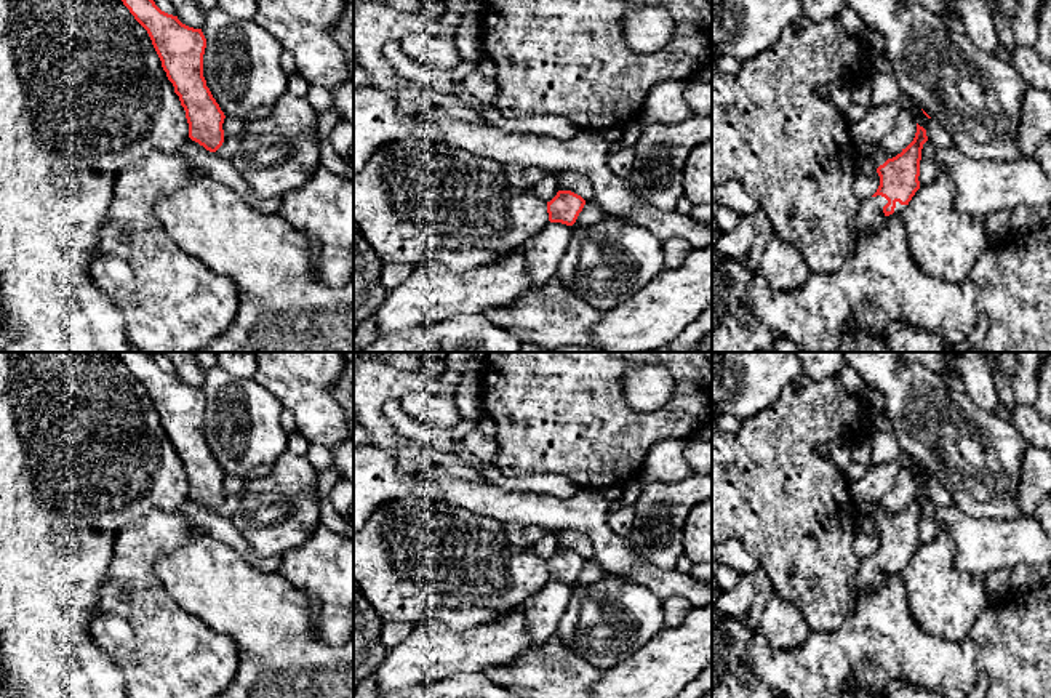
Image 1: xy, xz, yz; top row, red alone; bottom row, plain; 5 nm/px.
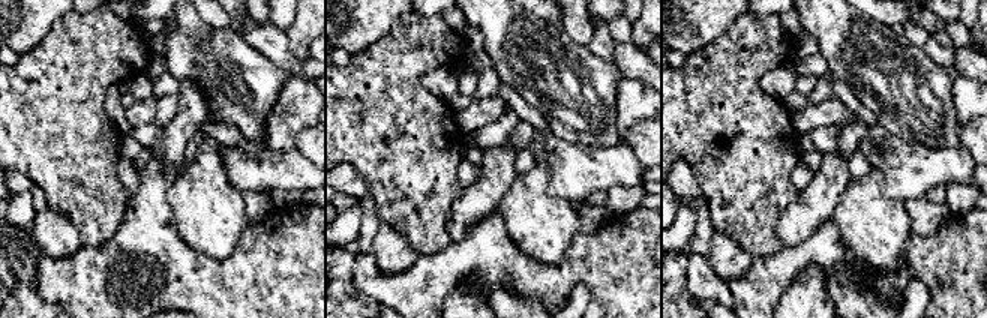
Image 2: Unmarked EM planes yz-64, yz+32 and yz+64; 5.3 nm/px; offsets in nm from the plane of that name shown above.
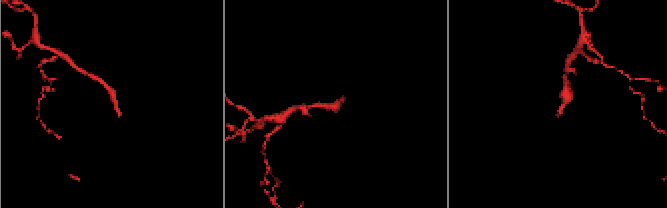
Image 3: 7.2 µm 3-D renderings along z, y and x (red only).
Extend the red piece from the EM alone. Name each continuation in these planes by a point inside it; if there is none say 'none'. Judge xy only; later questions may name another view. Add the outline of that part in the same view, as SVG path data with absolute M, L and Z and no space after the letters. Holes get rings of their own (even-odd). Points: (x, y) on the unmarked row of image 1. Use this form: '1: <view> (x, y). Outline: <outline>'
none

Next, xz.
none

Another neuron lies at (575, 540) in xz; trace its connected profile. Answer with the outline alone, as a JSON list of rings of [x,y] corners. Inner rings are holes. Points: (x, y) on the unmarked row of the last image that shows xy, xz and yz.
[[[563,530],[558,533],[558,549],[571,549],[584,559],[593,557],[590,538],[579,530]]]

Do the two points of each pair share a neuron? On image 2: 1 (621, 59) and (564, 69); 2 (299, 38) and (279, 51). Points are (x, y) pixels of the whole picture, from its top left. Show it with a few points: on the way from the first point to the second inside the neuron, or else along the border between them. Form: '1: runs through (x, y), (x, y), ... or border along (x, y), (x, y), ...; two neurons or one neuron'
1: border along (614, 62), (623, 75); two neurons
2: border along (285, 33), (290, 51), (300, 62); two neurons

